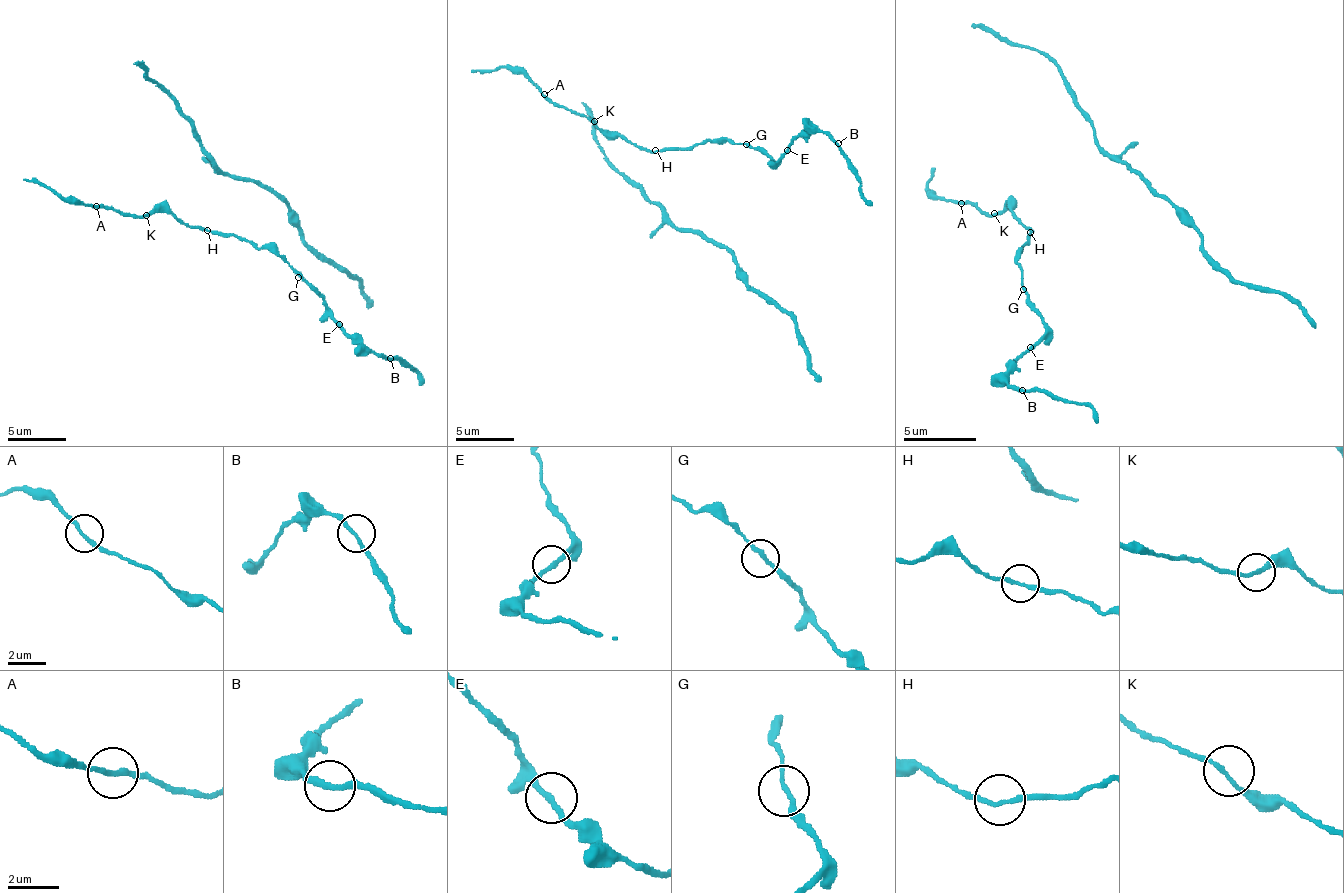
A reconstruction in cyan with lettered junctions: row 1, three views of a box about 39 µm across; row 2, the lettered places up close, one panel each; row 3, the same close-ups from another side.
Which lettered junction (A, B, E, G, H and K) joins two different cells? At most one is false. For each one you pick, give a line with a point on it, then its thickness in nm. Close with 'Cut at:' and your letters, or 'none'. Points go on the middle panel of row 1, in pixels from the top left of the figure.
Cut at: none

